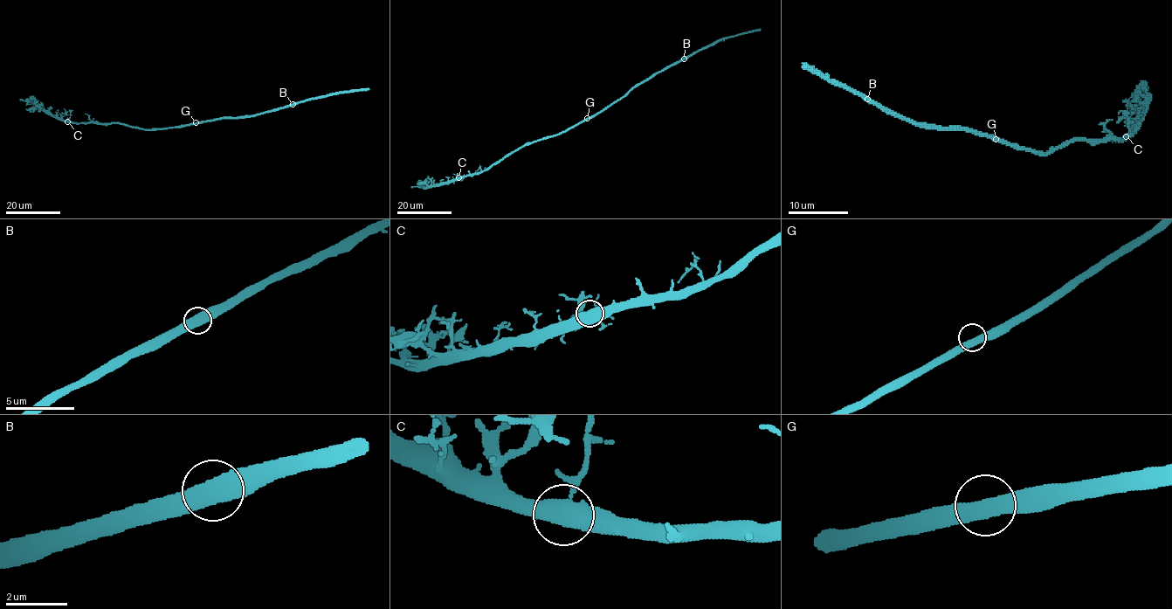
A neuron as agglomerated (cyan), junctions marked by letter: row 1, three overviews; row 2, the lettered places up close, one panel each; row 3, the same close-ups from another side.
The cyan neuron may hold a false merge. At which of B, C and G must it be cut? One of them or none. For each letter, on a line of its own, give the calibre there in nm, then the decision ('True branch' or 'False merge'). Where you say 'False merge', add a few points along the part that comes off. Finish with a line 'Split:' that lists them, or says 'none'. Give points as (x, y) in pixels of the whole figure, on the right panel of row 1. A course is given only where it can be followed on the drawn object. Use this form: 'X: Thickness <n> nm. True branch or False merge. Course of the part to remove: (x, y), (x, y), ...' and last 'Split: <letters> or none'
B: Thickness 650 nm. True branch
C: Thickness 600 nm. True branch
G: Thickness 480 nm. True branch
Split: none

